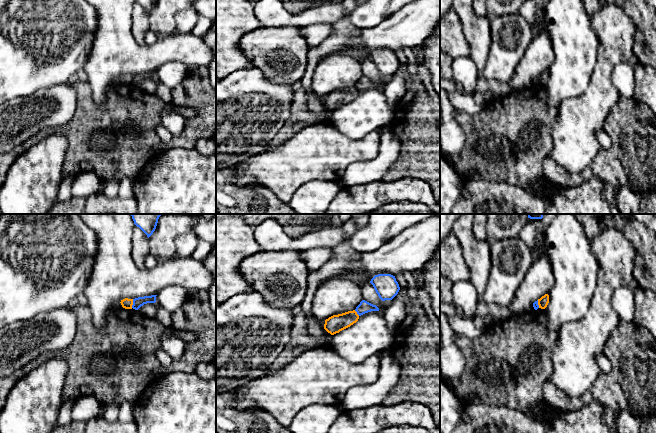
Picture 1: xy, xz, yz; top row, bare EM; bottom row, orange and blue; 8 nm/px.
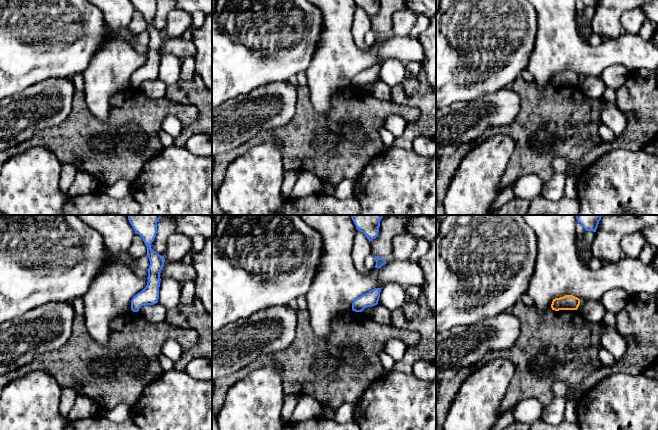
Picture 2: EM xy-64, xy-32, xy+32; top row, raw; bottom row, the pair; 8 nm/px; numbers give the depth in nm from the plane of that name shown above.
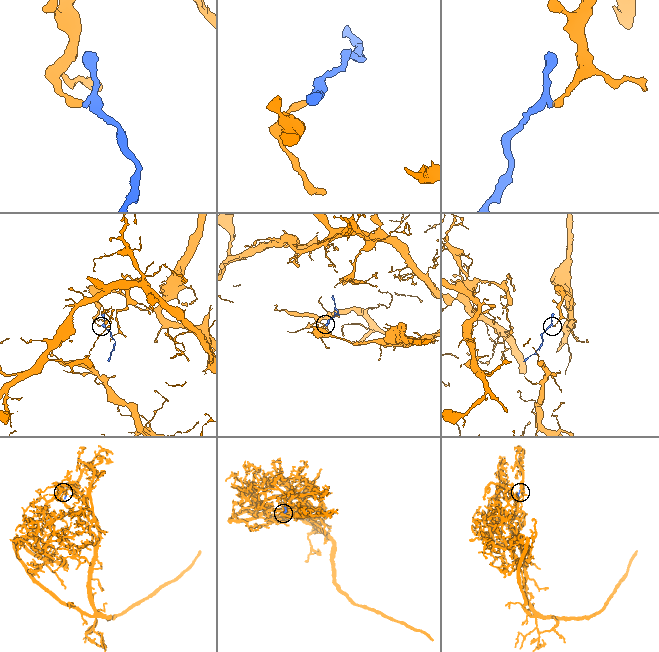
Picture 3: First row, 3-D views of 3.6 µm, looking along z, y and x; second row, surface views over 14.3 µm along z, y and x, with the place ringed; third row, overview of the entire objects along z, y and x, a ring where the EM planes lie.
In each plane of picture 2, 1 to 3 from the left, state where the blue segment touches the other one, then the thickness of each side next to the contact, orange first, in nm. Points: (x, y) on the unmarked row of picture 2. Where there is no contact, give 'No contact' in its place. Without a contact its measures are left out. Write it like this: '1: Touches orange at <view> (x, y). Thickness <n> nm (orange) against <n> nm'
1: No contact
2: No contact
3: No contact

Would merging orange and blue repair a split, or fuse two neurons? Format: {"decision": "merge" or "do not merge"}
{"decision": "do not merge"}

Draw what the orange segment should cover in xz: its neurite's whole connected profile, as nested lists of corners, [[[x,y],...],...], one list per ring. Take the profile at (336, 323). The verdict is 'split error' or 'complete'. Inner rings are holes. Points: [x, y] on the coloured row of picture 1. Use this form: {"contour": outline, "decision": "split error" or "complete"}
{"contour": [[[355,310],[333,315],[325,320],[324,329],[334,335],[356,323],[359,315]]], "decision": "complete"}

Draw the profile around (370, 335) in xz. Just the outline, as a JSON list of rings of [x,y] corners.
[[[371,311],[359,316],[356,323],[331,336],[327,347],[332,348],[339,356],[351,364],[360,364],[368,357],[379,355],[391,348],[394,343],[394,333],[389,327],[381,311]]]

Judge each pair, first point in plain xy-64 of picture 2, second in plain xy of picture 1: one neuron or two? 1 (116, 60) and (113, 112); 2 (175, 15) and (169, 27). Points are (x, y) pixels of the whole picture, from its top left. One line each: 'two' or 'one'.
1: two
2: two

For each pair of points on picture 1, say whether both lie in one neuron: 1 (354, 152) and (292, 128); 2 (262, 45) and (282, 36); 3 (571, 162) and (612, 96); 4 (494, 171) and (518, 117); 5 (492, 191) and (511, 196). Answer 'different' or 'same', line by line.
1: different
2: same
3: same
4: same
5: same

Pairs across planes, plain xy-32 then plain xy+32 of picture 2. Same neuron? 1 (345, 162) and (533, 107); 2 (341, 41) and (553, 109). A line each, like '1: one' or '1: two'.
1: one
2: two

